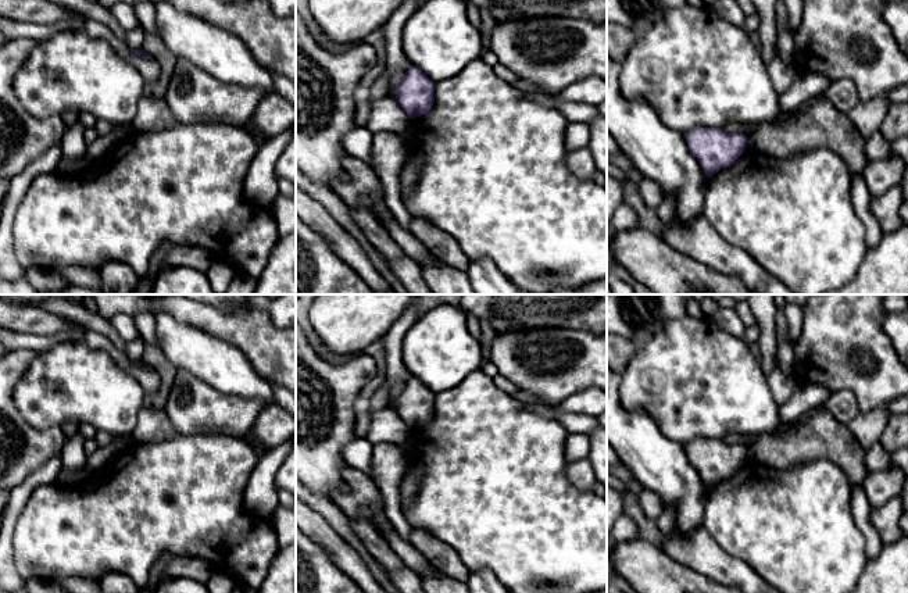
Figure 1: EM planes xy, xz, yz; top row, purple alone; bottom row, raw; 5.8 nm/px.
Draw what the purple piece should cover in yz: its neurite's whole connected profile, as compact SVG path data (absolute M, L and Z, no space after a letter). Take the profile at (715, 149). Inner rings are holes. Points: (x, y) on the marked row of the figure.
M691 128L684 133L690 151L707 178L730 167L746 150L747 136L728 133L722 128Z

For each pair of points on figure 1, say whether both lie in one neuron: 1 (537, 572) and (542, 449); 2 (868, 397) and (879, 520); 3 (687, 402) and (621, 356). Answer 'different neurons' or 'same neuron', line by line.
1: same neuron
2: different neurons
3: different neurons

